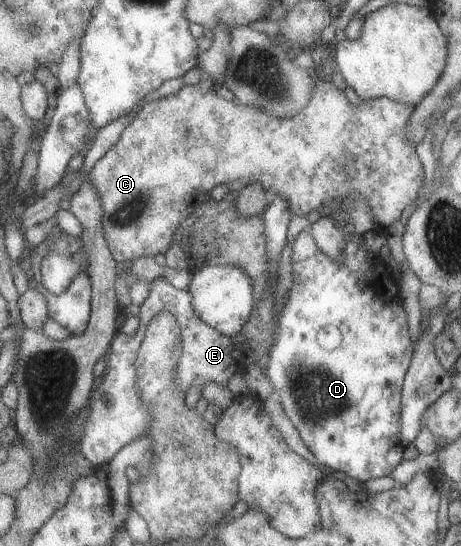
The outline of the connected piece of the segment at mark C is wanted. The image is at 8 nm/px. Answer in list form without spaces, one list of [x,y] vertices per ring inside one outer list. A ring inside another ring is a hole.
[[[201,79],[196,84],[184,85],[176,94],[144,103],[139,107],[138,116],[131,121],[123,132],[119,143],[116,143],[107,152],[107,155],[96,163],[94,170],[90,173],[89,179],[97,187],[104,205],[105,235],[111,251],[119,263],[124,264],[125,261],[134,261],[142,257],[165,253],[174,243],[174,235],[177,233],[179,226],[182,225],[182,221],[194,212],[195,205],[200,202],[201,196],[211,193],[217,185],[231,183],[234,179],[242,179],[247,185],[255,181],[263,183],[272,196],[285,196],[290,201],[292,210],[298,216],[306,216],[307,213],[315,210],[320,213],[324,205],[330,205],[334,209],[334,213],[337,213],[341,211],[340,203],[343,196],[359,192],[371,204],[381,231],[387,231],[395,221],[399,221],[409,203],[417,202],[419,191],[421,191],[421,187],[425,183],[425,169],[423,169],[423,163],[421,163],[421,159],[419,159],[419,155],[415,151],[416,145],[410,140],[410,136],[406,134],[406,127],[410,122],[411,114],[414,113],[417,106],[408,106],[391,98],[363,98],[355,108],[349,103],[347,95],[335,83],[332,83],[331,80],[319,80],[315,93],[304,111],[298,113],[295,117],[281,119],[267,115],[267,112],[262,109],[246,106],[243,103],[236,105],[231,100],[227,101],[217,93],[217,87],[215,81]]]

